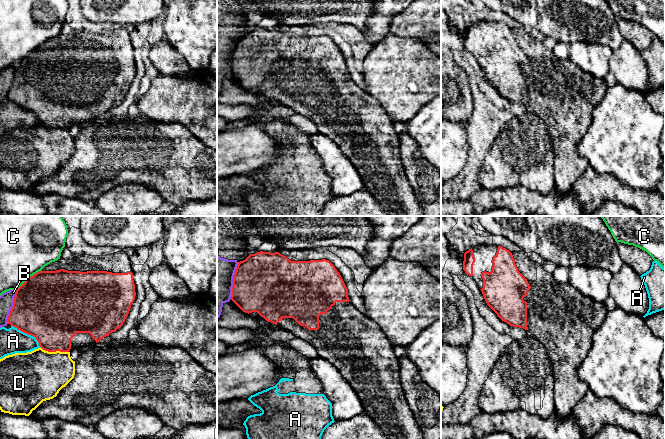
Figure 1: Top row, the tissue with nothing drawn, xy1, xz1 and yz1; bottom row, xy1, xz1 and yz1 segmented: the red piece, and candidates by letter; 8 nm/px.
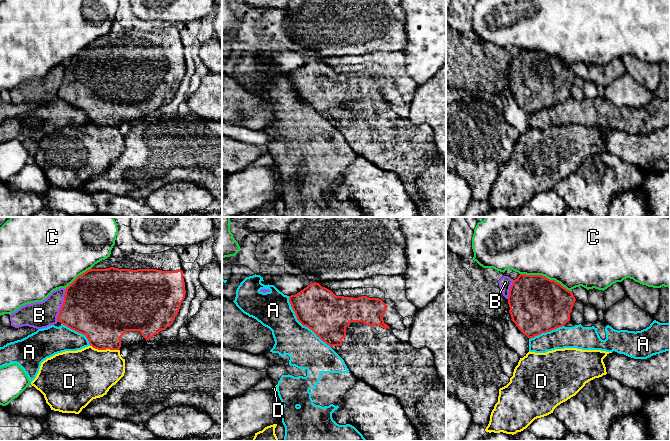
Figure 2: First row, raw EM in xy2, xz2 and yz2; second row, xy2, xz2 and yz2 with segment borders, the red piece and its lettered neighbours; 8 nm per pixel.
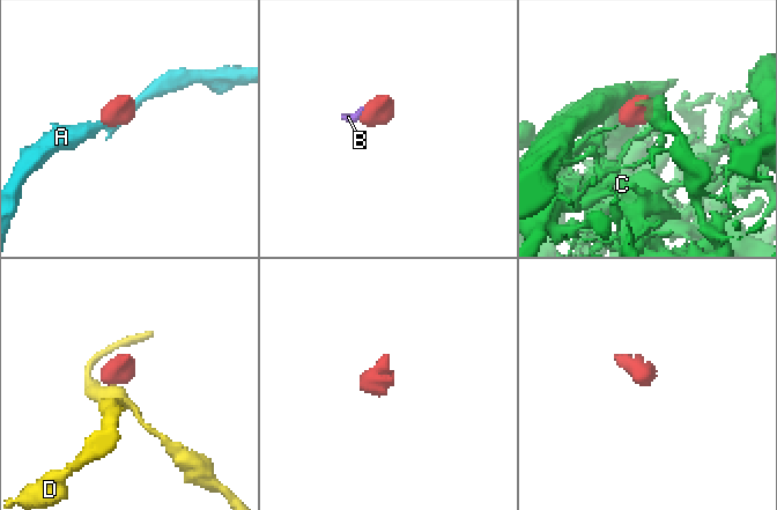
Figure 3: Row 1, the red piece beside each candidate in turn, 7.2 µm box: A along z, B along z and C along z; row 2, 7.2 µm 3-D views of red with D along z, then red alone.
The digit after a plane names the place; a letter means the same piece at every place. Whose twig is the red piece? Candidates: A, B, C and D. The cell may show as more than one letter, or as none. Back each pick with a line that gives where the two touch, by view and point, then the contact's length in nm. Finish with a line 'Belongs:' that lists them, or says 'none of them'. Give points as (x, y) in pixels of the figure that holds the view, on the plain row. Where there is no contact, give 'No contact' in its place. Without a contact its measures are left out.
Belongs: none of them

